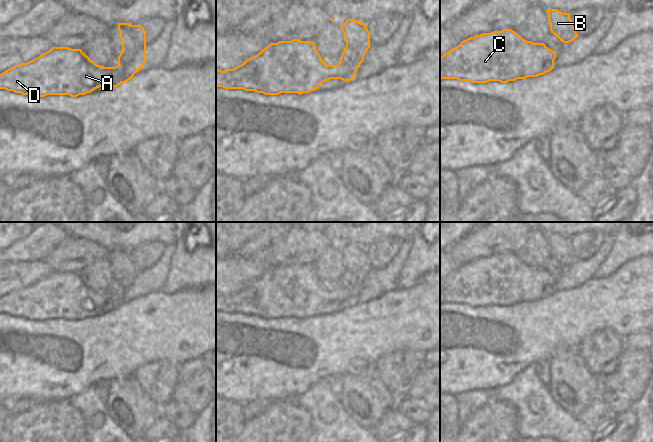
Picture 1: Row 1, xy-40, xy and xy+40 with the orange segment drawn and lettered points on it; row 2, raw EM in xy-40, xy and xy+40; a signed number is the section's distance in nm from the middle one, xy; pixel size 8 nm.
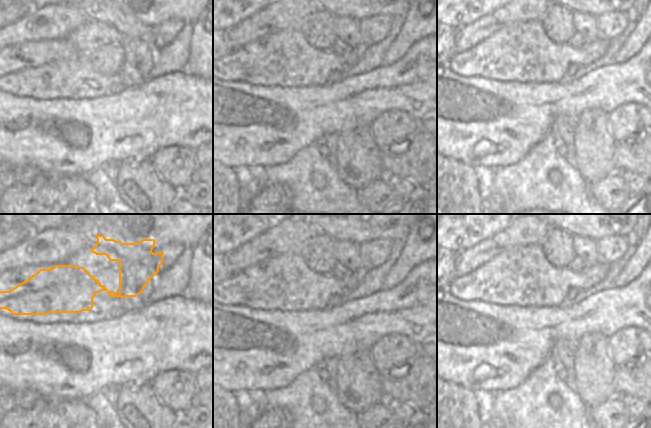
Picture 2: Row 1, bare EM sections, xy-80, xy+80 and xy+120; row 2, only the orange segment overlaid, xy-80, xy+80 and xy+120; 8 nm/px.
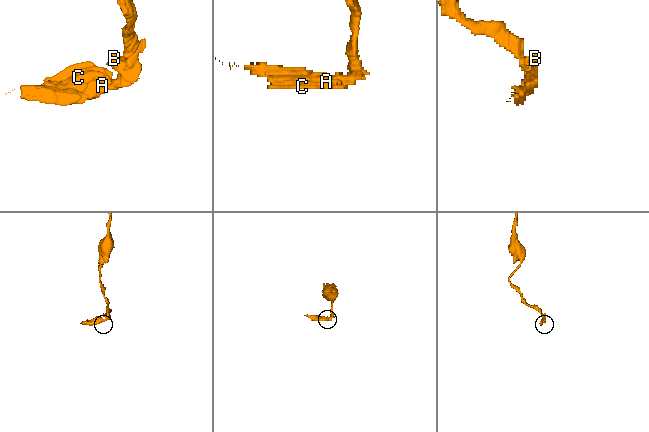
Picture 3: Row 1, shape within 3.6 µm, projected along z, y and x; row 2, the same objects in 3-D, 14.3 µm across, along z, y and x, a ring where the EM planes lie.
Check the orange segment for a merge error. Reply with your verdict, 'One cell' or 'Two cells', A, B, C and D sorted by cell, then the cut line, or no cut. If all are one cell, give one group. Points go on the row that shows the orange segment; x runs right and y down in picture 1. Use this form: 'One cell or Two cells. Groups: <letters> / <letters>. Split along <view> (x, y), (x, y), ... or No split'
Two cells. Groups: A C D / B. Split along xy-40 (122, 64), (123, 71), (120, 74), (109, 75), (103, 86).

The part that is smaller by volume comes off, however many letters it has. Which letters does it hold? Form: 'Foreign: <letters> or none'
Foreign: A, C, D

